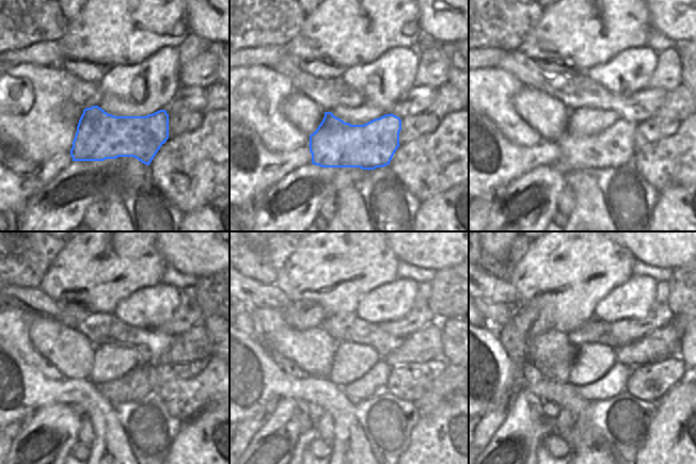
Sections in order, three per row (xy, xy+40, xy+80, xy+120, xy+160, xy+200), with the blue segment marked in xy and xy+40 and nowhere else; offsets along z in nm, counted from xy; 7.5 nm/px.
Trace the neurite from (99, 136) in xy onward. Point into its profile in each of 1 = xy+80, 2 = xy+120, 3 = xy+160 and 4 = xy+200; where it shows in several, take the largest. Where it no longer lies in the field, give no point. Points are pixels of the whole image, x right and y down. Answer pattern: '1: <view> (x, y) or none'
1: xy+80 (613, 147)
2: xy+120 (135, 385)
3: xy+160 (316, 412)
4: xy+200 (551, 410)

